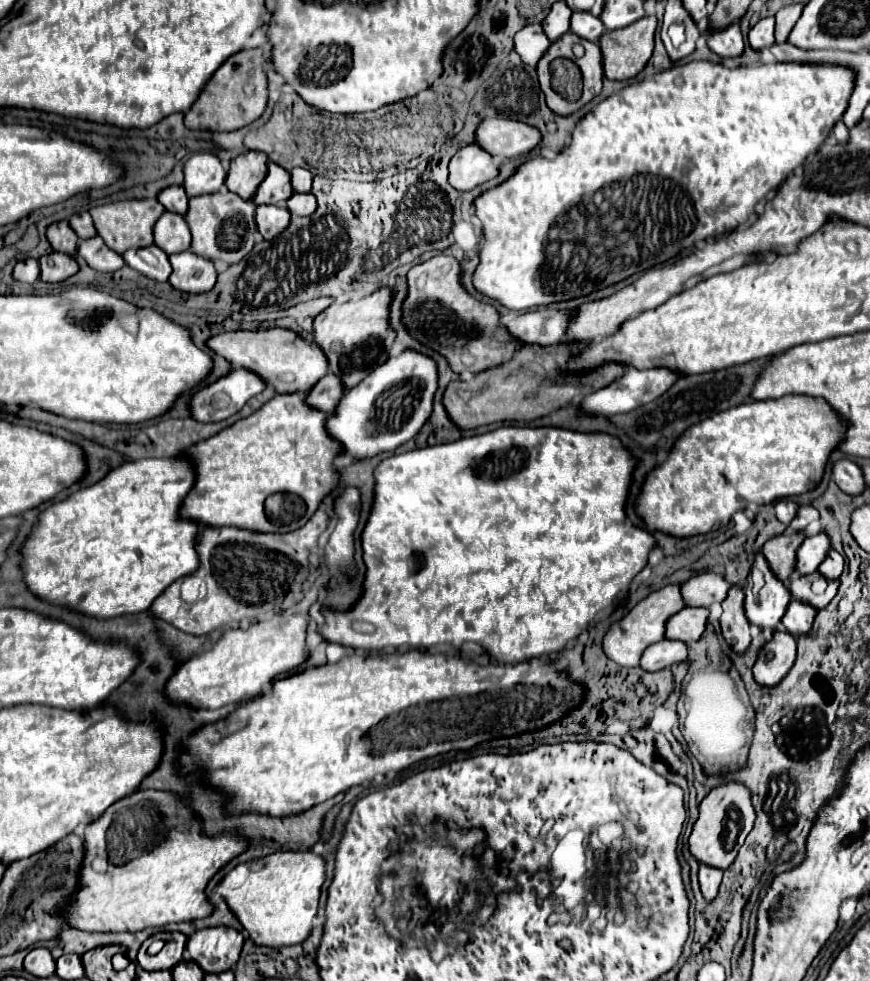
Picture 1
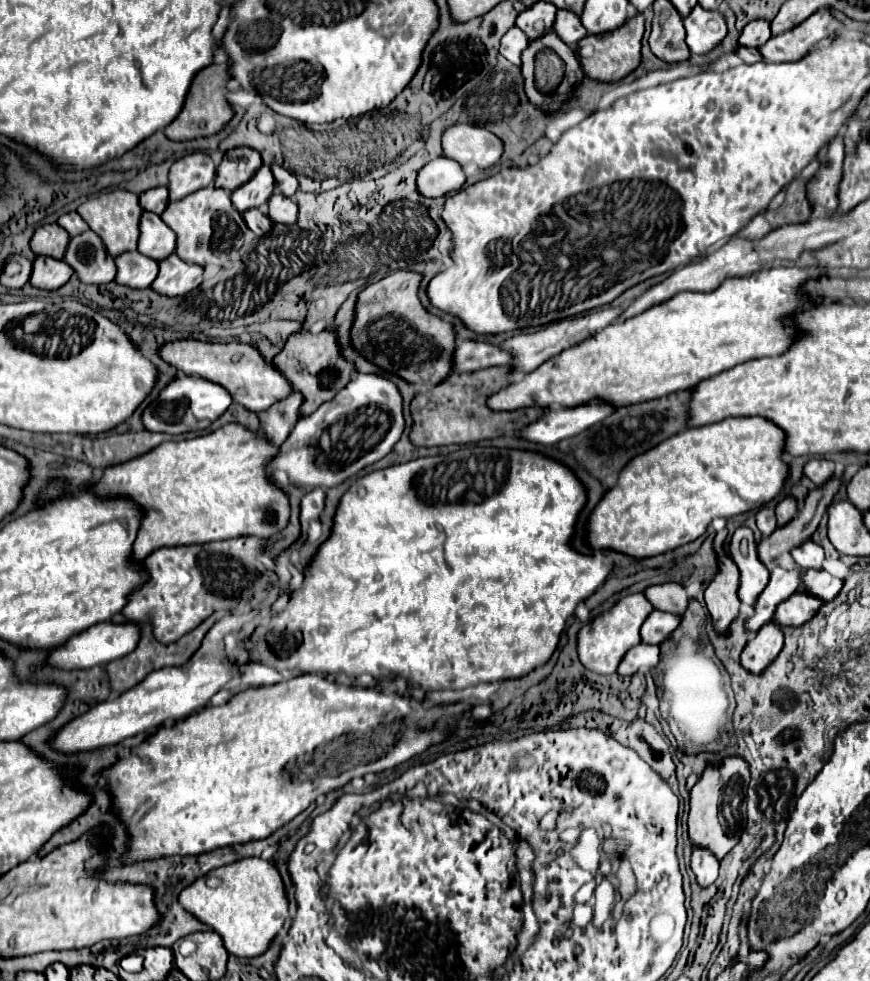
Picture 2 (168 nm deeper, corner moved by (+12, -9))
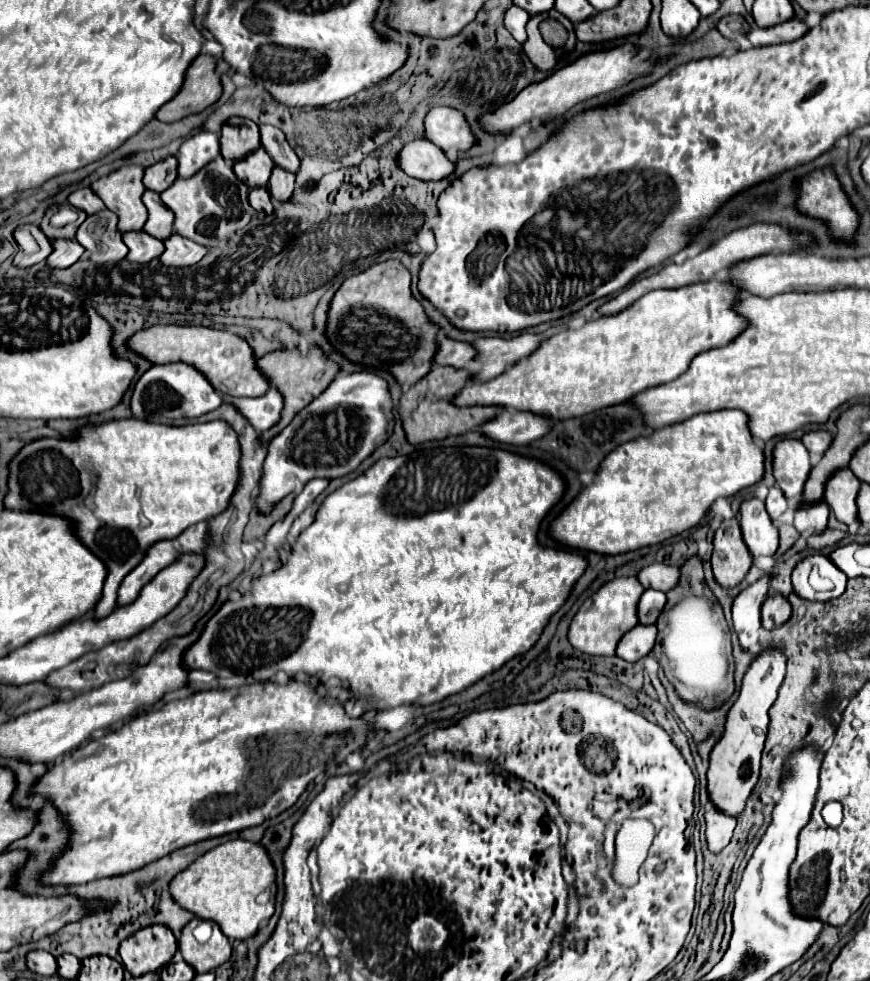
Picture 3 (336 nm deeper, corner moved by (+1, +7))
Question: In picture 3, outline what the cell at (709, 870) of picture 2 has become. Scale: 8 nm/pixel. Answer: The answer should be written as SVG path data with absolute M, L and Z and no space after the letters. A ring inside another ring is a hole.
M709 802L707 810L705 810L705 824L707 824L707 846L711 852L721 852L735 830L735 818L733 816L725 816L725 812L717 812L717 808L713 808L713 804Z

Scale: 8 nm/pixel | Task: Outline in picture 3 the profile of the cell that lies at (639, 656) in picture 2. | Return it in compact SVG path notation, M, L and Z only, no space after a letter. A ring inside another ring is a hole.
M637 624L637 628L631 628L621 638L621 644L617 644L617 656L625 662L637 662L639 658L647 656L655 644L657 628L655 626L643 626Z

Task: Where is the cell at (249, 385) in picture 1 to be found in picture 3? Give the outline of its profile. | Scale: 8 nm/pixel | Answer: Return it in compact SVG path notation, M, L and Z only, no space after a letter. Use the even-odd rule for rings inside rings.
M189 364L151 366L133 386L131 414L135 418L197 418L221 406L221 394L207 382L207 378Z

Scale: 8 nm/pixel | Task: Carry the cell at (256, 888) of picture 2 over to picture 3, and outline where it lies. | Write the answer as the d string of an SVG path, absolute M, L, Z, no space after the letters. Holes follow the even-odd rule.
M229 840L179 872L169 882L169 892L181 908L215 922L229 940L247 940L275 912L275 868L261 844Z

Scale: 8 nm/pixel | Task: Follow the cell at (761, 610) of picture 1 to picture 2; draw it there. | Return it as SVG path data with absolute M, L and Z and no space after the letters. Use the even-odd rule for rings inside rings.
M738 528L734 532L730 542L730 556L740 570L738 596L744 604L754 606L754 600L758 600L758 596L762 594L762 588L766 588L766 582L770 580L770 572L758 560L752 530Z

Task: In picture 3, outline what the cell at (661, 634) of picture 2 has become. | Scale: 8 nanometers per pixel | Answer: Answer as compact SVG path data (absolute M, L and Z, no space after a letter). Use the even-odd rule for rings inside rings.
M645 590L641 594L641 600L637 602L637 618L639 618L639 624L655 624L655 620L661 614L665 602L667 602L665 592Z

